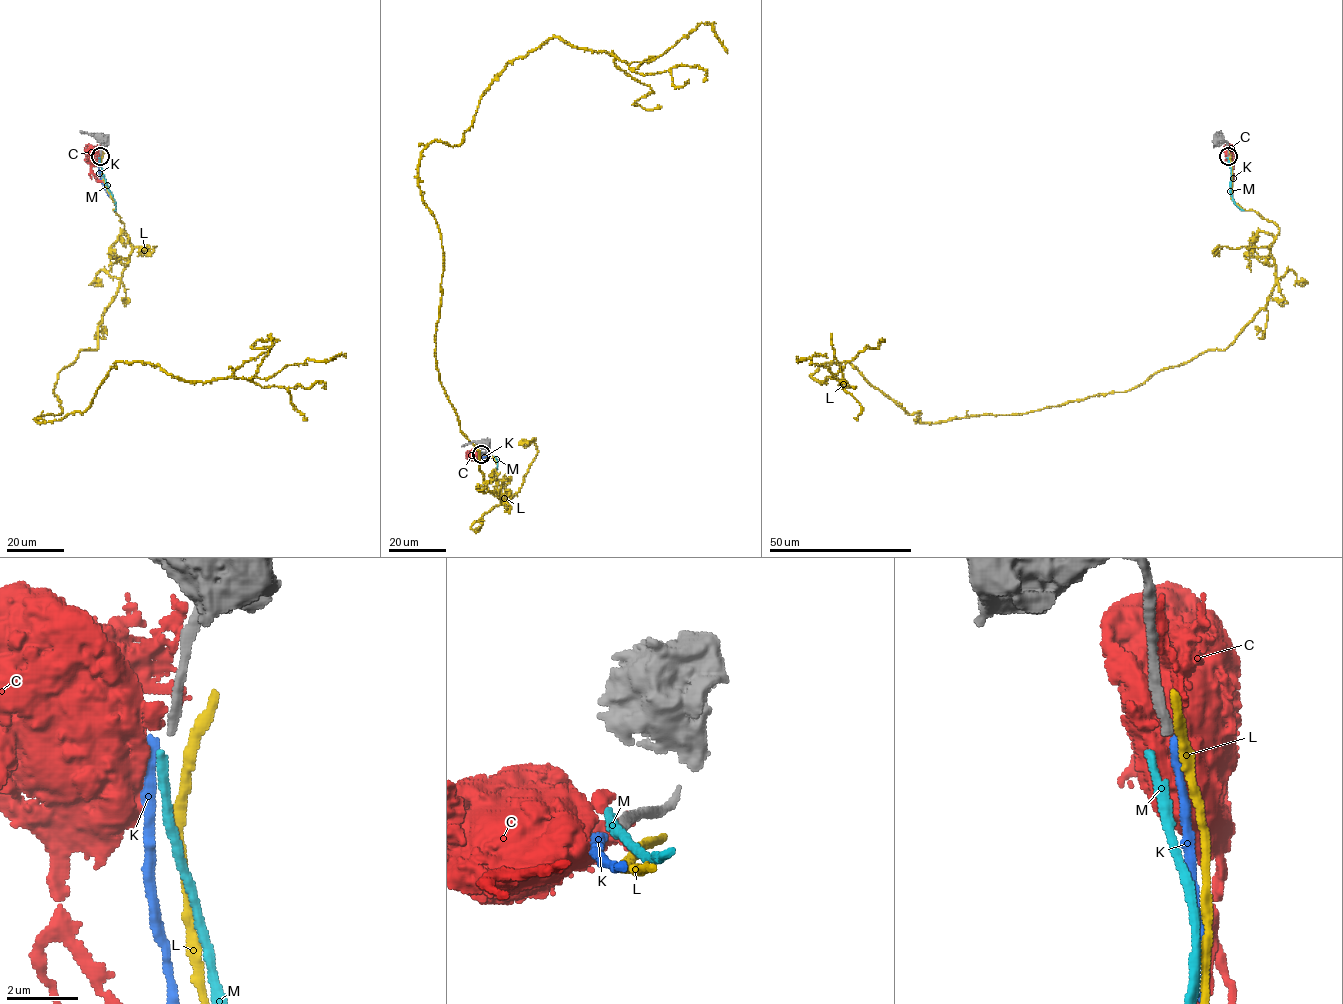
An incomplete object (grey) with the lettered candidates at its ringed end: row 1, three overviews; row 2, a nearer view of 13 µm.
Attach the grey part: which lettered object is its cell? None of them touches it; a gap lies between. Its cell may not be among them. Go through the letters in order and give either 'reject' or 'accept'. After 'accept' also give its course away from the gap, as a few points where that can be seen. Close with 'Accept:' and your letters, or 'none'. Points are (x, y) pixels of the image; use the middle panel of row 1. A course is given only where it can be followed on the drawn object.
C: reject
K: reject
L: reject
M: reject
Accept: none

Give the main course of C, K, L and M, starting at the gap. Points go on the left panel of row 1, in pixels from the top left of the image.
C: (99, 155), (92, 166), (92, 173), (102, 182)
K: (99, 156), (100, 179), (109, 196)
L: (102, 156), (132, 252), (98, 347), (39, 423), (82, 414), (117, 361), (208, 381), (346, 357)
M: (99, 157), (103, 178), (115, 204), (114, 211)

